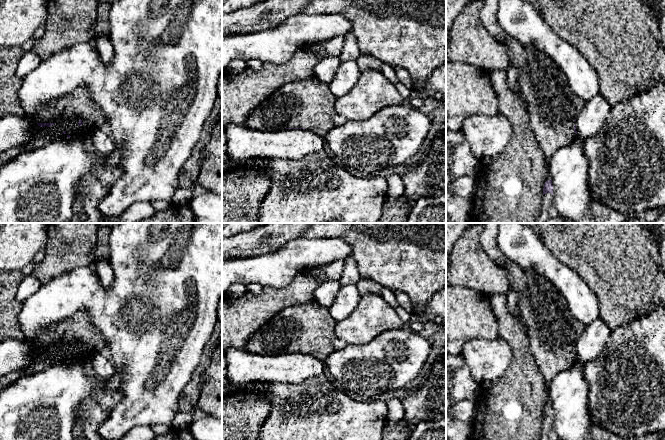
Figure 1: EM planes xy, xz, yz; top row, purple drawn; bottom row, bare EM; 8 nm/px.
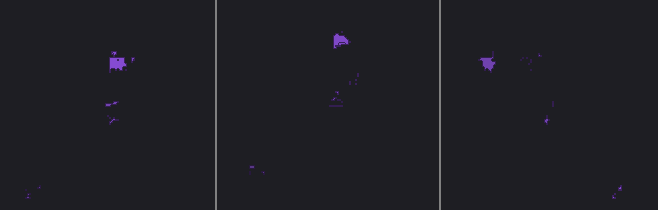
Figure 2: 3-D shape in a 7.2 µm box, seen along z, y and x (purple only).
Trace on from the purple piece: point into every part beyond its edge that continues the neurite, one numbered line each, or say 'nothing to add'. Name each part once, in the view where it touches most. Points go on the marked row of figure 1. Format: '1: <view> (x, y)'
1: xz (308, 103)

